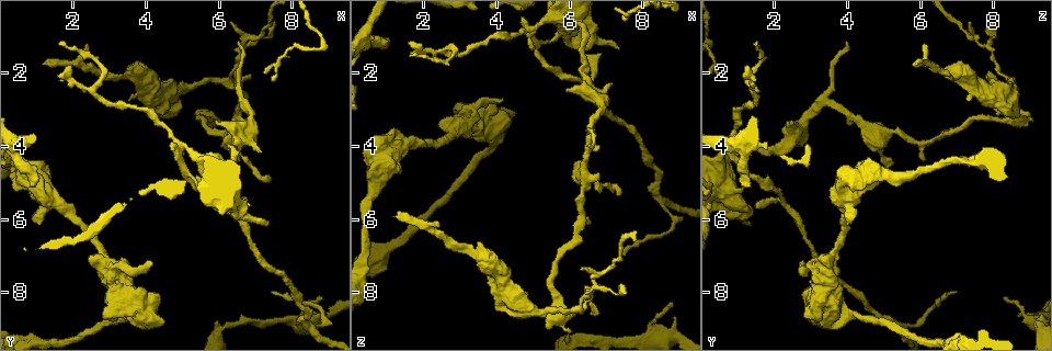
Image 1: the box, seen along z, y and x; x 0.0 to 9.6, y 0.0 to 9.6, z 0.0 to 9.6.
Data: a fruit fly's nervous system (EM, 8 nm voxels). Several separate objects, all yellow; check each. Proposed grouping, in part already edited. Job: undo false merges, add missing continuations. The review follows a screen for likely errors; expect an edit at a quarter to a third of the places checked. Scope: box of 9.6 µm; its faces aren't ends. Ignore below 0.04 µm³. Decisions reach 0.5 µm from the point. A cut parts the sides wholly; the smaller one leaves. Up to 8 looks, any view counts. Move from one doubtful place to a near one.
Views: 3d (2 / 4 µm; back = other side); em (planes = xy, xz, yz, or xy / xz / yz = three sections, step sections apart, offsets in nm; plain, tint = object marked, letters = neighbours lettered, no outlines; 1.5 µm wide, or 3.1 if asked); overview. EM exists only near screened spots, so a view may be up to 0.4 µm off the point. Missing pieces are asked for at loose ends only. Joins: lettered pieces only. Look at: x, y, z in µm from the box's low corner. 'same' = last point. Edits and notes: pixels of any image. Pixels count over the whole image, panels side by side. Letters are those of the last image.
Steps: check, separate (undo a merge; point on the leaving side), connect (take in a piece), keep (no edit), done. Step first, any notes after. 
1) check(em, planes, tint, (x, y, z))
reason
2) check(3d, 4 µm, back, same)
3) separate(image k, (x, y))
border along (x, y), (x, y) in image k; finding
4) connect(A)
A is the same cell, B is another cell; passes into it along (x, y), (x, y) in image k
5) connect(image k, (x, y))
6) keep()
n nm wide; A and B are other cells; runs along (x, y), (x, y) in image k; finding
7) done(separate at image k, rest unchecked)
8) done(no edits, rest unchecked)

check(em, yz, step 4, tint, (7.20, 4.20, 2.25))
free end

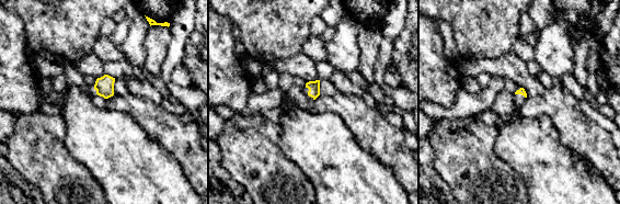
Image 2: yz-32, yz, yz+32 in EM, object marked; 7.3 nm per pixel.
check(em, planes, letters, same)
cut it another way

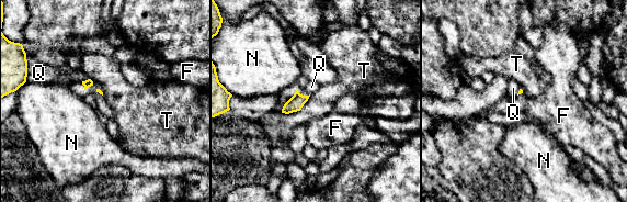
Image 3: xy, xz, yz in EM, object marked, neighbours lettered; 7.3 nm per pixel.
keep()
F, N, Q and T are other cells; border along (81, 81), (90, 79), (93, 83) in image 3; none of them fits

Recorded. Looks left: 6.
check(3d, 2 µm, (7.35, 6.05, 1.25))
free end

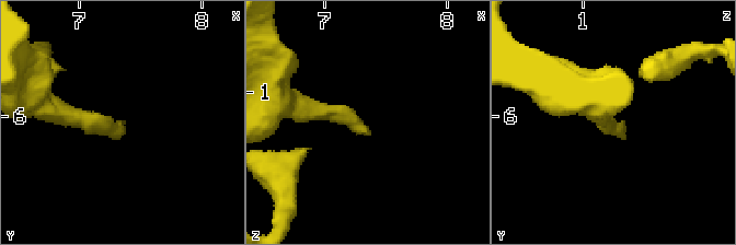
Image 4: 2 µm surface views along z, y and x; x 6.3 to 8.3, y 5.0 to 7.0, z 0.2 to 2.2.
check(em, planes, letters, (7.36, 6.06, 1.32))
shape alone is not enough

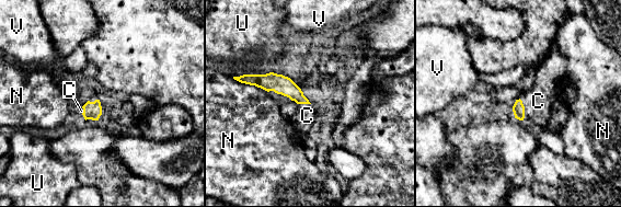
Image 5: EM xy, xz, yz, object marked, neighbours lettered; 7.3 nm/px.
connect(C)
N touches over 240 nm; C is the same cell, N, U and V are other cells; passes into it along (518, 108), (524, 110), (538, 101) in image 5; it goes on there

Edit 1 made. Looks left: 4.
check(overview)
redraw

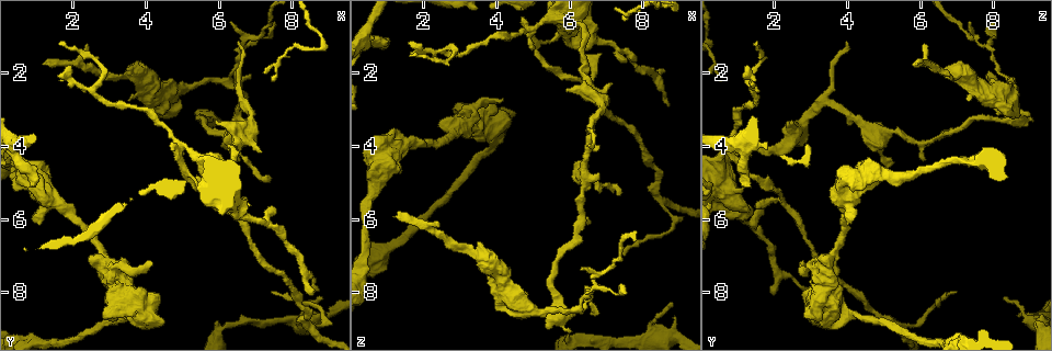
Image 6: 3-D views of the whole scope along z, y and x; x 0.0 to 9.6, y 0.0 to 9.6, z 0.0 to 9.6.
check(em, xy, step 8, letters, (0.80, 5.05, 1.35))
free end

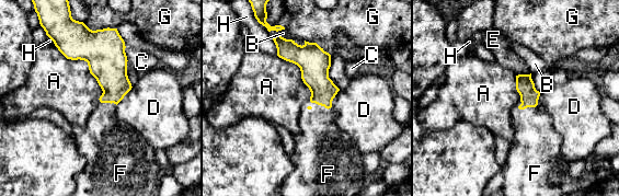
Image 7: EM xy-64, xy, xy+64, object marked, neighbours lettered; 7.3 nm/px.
check(em, planes, letters, same)
cut it another way

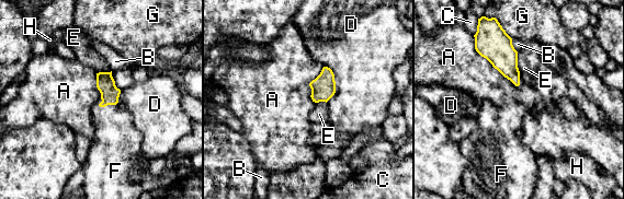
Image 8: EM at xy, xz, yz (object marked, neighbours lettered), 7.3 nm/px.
connect(F)
F is the same cell, A, B, C, D, E, G and H are other cells; passes into it along (105, 83), (108, 104), (115, 137) in image 8; it goes on there

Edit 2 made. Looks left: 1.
done(connect at image 5, connect at image 8, rest unchecked)

